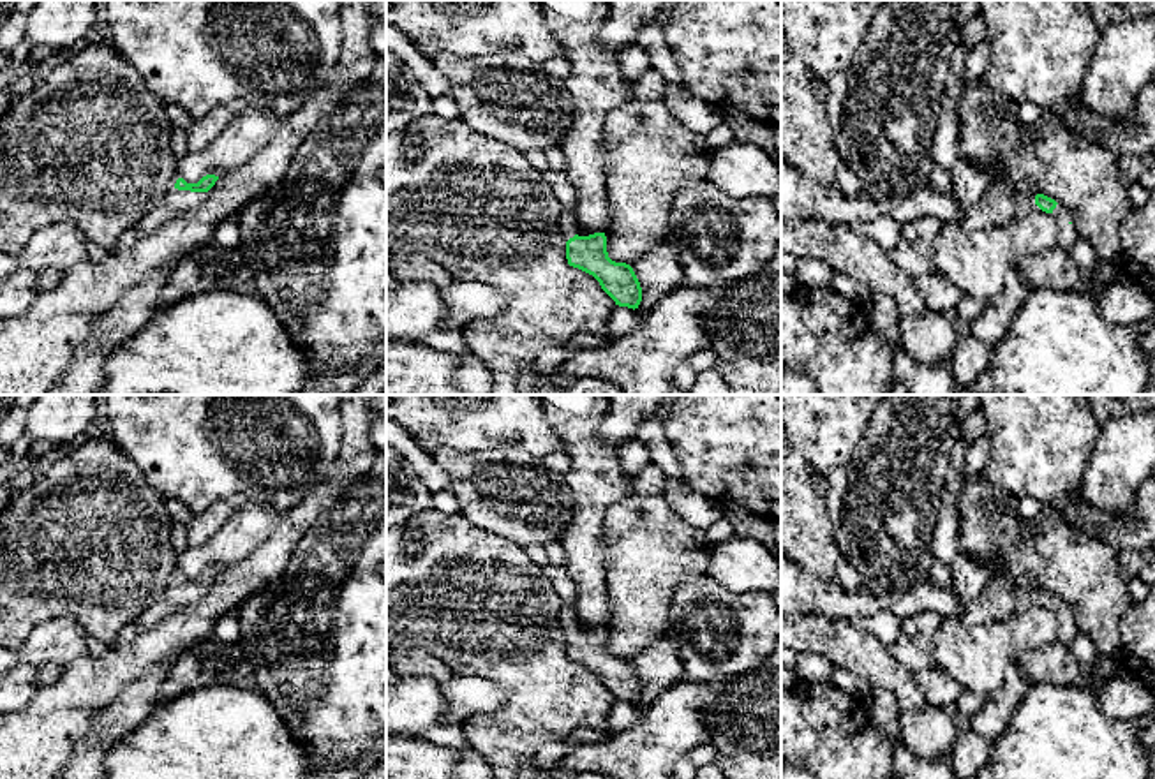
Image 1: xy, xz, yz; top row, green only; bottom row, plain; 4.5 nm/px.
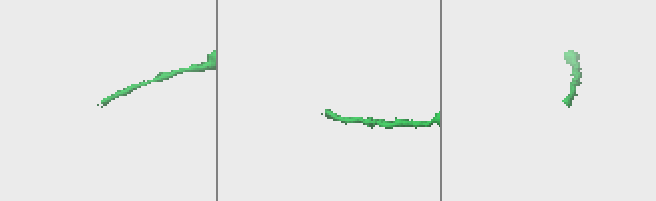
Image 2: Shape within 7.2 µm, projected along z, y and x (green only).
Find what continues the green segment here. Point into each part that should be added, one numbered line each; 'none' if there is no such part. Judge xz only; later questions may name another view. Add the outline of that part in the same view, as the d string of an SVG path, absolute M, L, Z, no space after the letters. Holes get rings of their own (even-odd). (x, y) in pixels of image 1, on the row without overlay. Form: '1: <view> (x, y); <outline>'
1: xz (568, 617); M563 605L563 608L559 612L559 619L561 619L561 624L563 624L566 636L570 633L573 633L575 629L585 631L584 624L578 620L571 605Z

